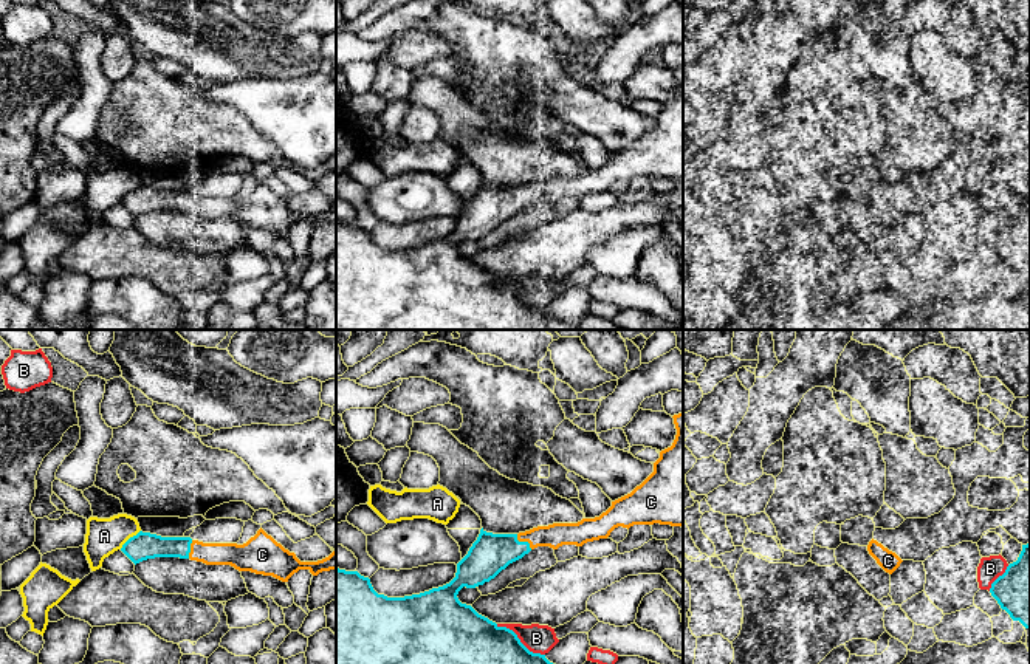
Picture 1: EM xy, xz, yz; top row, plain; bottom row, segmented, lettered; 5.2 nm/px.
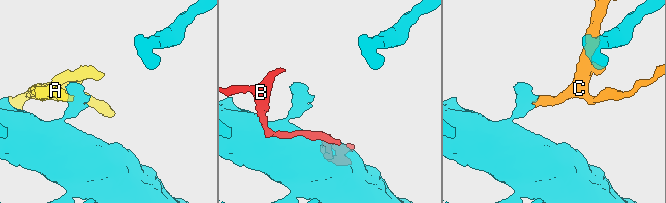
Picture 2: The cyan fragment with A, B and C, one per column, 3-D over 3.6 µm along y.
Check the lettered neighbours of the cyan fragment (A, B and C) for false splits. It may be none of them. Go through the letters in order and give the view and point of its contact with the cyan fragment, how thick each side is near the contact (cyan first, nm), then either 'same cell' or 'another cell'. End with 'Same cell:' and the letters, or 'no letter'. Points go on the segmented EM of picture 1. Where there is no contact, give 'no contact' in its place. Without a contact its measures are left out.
A: xy (129, 539) | 140/190 nm | another cell
B: xz (519, 640) | 260/150 nm | another cell
C: xz (524, 542) | 200/120 nm | same cell
Same cell: C

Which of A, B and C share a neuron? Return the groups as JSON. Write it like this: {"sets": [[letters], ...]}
{"sets": [["A"], ["B"], ["C"]]}

